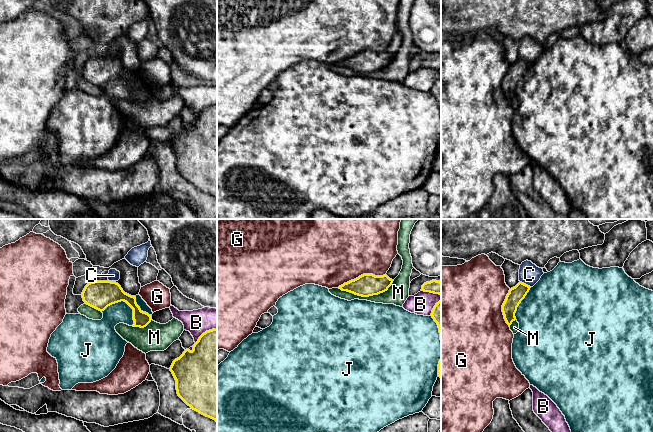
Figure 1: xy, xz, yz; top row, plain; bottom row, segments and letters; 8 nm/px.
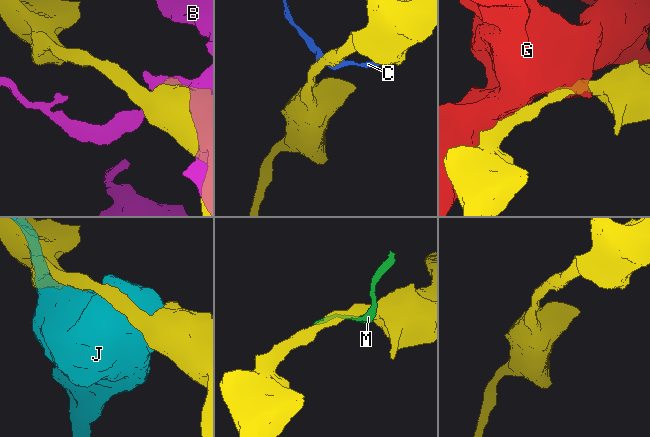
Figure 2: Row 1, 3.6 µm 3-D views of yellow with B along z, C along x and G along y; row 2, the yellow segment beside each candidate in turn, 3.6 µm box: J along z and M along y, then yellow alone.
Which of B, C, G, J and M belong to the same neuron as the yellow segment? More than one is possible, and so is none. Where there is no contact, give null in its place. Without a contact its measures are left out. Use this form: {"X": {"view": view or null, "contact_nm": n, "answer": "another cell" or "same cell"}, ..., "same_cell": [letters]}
{"B": {"view": "xy", "contact_nm": 220, "answer": "another cell"}, "C": {"view": "yz", "contact_nm": 100, "answer": "another cell"}, "G": {"view": "xz", "contact_nm": 400, "answer": "another cell"}, "J": {"view": "xy", "contact_nm": 280, "answer": "another cell"}, "M": {"view": "xz", "contact_nm": 460, "answer": "another cell"}, "same_cell": []}

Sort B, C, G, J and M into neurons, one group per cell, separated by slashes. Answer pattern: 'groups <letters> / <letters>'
groups B / C / G / J / M

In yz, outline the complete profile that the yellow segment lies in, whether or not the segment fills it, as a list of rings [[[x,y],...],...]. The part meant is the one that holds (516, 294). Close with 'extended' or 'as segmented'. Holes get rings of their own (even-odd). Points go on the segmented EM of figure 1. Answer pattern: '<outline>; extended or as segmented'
[[[519,282],[515,287],[509,290],[506,299],[502,305],[502,312],[506,323],[509,325],[516,320],[515,313],[521,301],[530,290],[530,286]]]; as segmented

